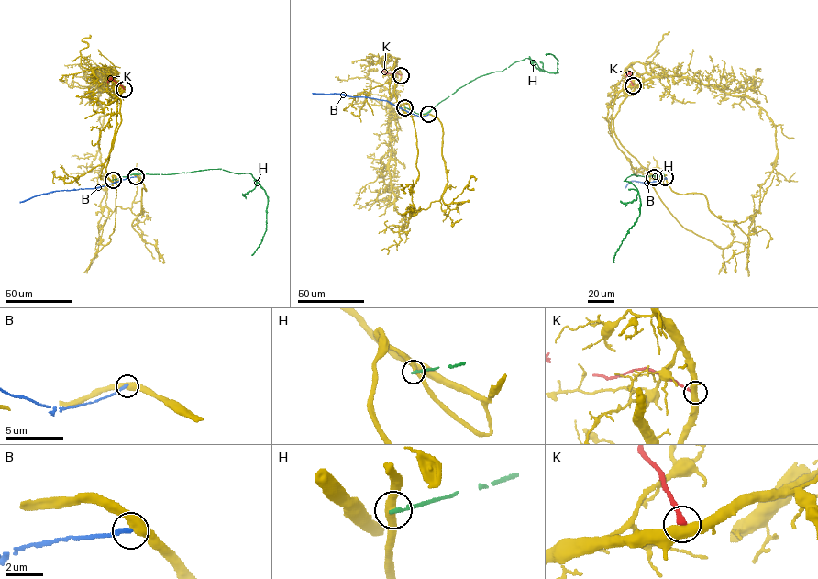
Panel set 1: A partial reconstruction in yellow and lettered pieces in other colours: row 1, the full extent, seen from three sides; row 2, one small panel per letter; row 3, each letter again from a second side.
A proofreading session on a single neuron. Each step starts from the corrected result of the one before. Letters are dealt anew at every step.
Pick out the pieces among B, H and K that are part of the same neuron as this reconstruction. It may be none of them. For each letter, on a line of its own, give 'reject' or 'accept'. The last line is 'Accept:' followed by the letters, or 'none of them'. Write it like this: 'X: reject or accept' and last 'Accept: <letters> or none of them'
B: reject
H: reject
K: reject
Accept: none of them

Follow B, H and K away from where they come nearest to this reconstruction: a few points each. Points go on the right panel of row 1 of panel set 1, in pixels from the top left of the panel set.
B: (665, 177), (644, 183), (633, 181), (624, 187)
H: (654, 177), (664, 174), (633, 174), (624, 181), (637, 190), (640, 215), (624, 238), (613, 262)
K: (633, 85), (630, 74), (626, 76)

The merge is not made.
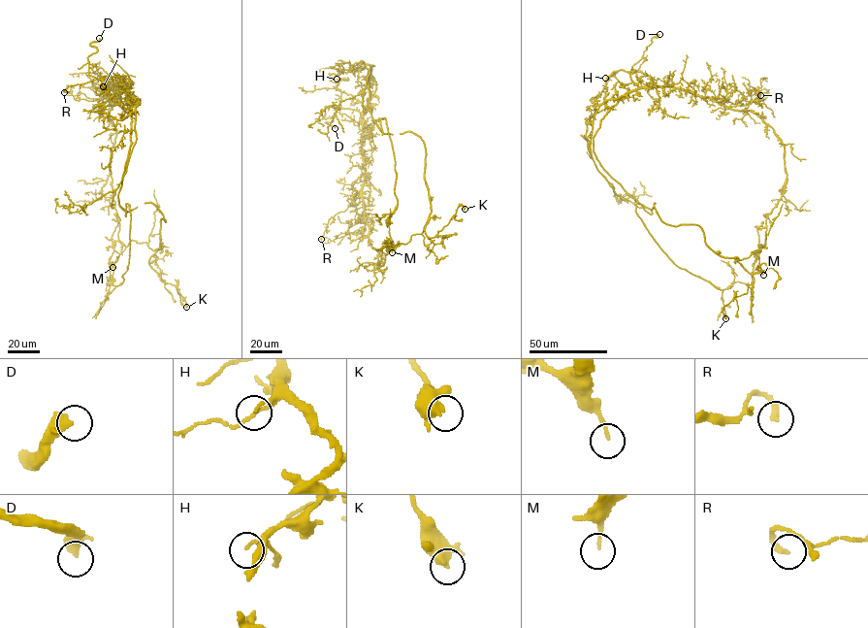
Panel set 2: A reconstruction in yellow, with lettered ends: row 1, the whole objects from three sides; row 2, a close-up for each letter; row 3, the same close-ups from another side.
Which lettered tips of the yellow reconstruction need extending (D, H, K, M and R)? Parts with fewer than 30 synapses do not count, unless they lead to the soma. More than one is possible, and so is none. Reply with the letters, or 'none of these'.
D

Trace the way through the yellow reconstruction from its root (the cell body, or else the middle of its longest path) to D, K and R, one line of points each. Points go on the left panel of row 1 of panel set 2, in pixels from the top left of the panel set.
D: (119, 88), (123, 89), (105, 78), (89, 74), (87, 57), (97, 50), (90, 44), (99, 38)
K: (119, 88), (108, 105), (119, 220), (112, 241), (156, 250), (148, 263), (186, 307)
R: (119, 88), (116, 94), (92, 101), (76, 100), (71, 93), (64, 92)

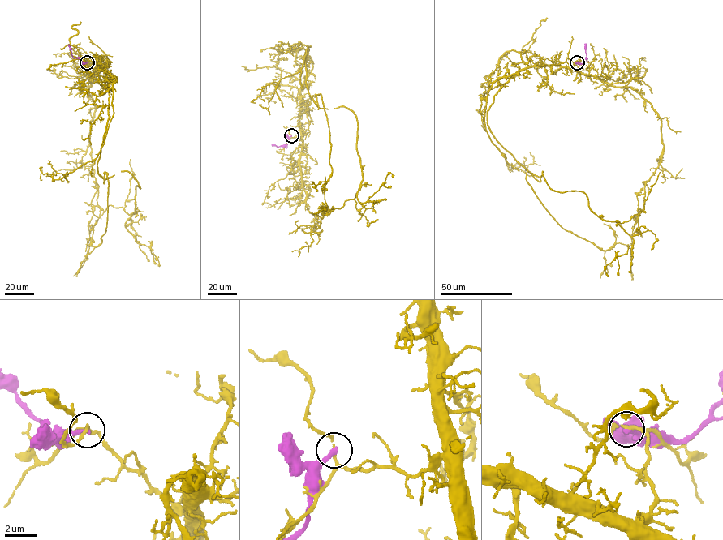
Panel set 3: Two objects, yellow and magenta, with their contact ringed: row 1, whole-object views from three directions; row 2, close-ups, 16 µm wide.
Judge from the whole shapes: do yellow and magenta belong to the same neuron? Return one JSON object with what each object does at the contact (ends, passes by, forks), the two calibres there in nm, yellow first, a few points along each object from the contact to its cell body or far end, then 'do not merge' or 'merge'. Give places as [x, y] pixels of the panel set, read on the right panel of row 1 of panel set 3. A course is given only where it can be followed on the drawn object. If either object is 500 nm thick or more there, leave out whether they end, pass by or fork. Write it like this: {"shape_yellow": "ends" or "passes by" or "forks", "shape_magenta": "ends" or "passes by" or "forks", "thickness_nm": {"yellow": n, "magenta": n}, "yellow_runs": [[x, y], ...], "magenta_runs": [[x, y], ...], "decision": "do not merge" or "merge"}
{"shape_yellow": "passes by", "shape_magenta": "ends", "thickness_nm": {"yellow": 150, "magenta": 280}, "yellow_runs": [[577, 62], [518, 71], [487, 123], [540, 177], [527, 169], [562, 228], [630, 248], [631, 280]], "magenta_runs": [[577, 62], [581, 63], [586, 59], [586, 43]], "decision": "do not merge"}

